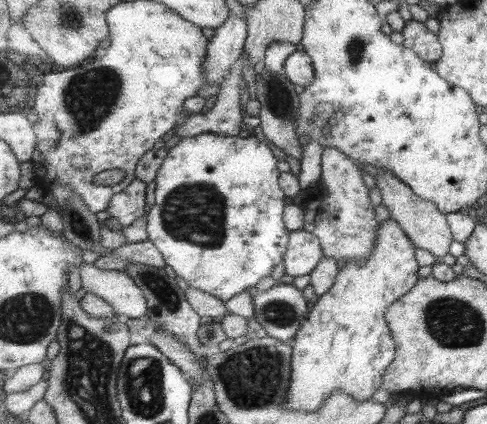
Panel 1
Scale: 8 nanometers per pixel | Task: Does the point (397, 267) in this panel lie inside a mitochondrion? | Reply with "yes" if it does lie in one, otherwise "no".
no

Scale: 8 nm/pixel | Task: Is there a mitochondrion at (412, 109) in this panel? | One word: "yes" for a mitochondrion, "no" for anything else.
no

